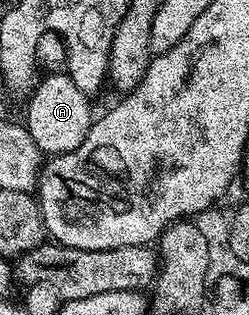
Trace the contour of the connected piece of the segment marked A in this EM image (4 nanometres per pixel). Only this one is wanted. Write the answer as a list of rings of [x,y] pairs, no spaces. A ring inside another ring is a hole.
[[[52,71],[37,80],[35,89],[27,98],[28,118],[26,124],[30,131],[30,139],[38,143],[41,154],[55,155],[69,153],[88,137],[94,120],[93,102],[78,87],[74,87],[74,79],[67,72]]]

